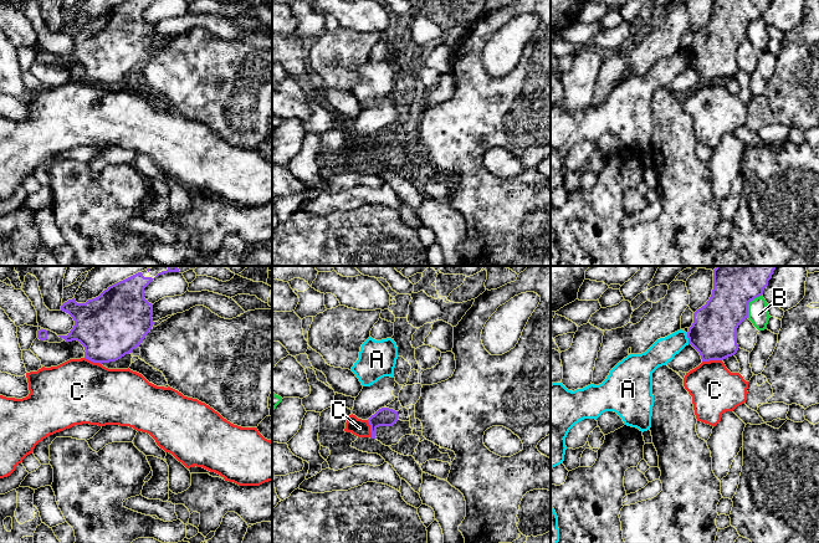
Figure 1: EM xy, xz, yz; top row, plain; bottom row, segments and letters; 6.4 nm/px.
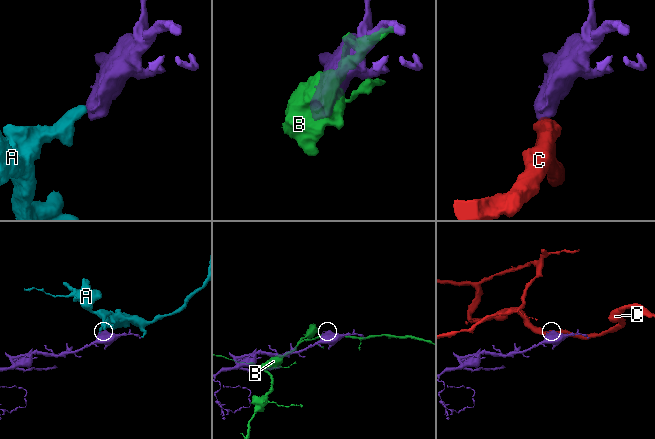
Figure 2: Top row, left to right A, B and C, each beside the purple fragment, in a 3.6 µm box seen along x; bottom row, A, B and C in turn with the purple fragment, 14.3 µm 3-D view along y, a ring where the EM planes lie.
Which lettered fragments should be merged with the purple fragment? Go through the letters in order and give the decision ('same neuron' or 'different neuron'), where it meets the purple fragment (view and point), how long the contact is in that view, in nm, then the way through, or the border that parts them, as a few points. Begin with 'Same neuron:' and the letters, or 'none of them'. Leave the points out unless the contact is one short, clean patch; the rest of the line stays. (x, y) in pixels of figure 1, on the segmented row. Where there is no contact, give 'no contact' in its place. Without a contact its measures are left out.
Same neuron: none of them
A: different neuron; contact yz (689, 339); length 70 nm; border yz (686, 334), (689, 343)
B: different neuron; contact yz (748, 303); length 180 nm
C: different neuron; contact yz (711, 359); length 130 nm; border yz (721, 359), (702, 362)

